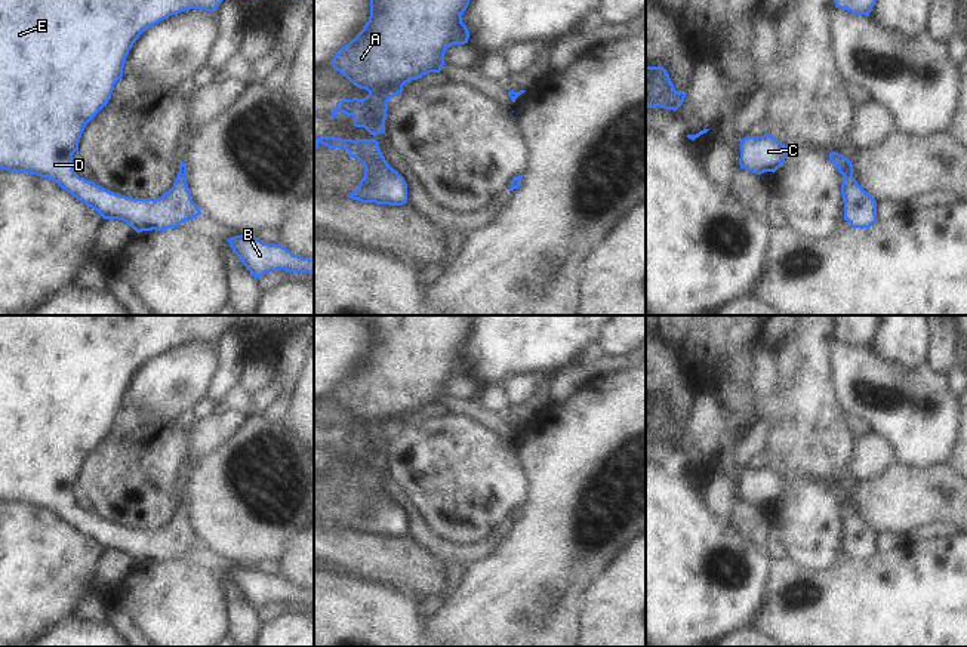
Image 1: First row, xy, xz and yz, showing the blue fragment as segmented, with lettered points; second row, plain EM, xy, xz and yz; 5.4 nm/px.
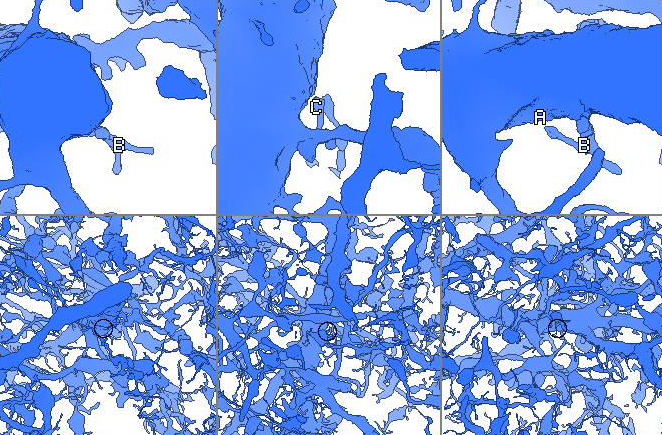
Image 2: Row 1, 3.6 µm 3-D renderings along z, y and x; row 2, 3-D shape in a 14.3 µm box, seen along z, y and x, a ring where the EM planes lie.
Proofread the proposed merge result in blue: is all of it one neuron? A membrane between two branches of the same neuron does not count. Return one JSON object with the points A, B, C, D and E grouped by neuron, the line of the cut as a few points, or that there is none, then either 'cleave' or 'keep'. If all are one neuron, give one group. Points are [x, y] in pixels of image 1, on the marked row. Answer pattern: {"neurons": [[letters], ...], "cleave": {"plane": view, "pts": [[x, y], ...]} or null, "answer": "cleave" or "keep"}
{"neurons": [["A", "B", "C", "D", "E"]], "cleave": null, "answer": "keep"}

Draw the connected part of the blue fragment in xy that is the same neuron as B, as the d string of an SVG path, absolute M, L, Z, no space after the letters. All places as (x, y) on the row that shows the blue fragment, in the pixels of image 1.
M252 234L235 235L227 241L255 278L277 269L314 274L314 259L293 255L280 243L264 243Z

